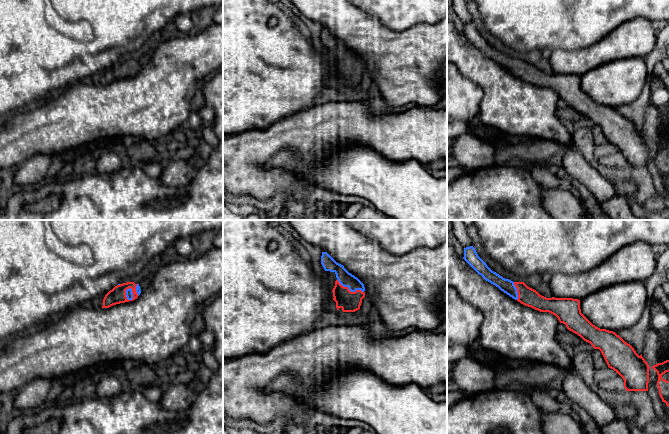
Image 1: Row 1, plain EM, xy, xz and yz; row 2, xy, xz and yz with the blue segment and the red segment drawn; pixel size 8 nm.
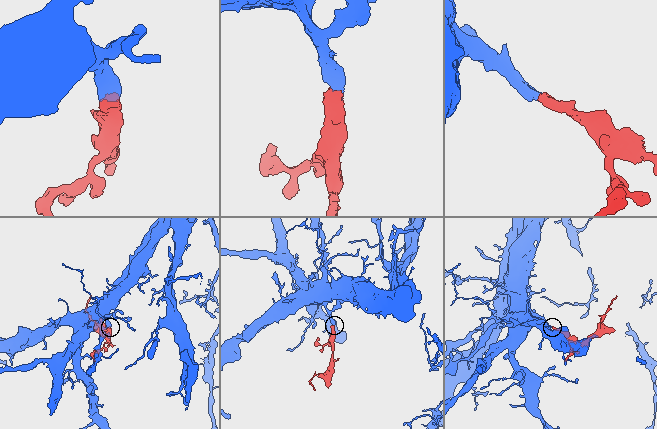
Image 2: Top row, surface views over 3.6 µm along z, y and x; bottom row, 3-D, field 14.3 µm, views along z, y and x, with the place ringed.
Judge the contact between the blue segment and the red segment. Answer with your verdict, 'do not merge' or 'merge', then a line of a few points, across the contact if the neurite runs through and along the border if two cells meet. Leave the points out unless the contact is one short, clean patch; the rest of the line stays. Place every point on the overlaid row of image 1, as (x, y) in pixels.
merge; line xy (129, 294), (126, 293), (117, 295)

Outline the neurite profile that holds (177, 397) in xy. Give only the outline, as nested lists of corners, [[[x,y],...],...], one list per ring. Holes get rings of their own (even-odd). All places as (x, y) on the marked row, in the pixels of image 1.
[[[167,384],[162,398],[158,402],[168,411],[181,412],[196,401],[197,388],[185,384]]]

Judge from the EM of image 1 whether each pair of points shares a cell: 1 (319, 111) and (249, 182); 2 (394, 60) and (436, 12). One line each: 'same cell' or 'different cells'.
1: same cell
2: different cells

